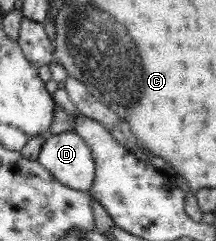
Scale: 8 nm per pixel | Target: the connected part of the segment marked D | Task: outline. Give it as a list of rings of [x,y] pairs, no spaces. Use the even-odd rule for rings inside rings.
[[[76,132],[47,135],[35,159],[59,184],[87,192],[95,178],[90,147]]]

